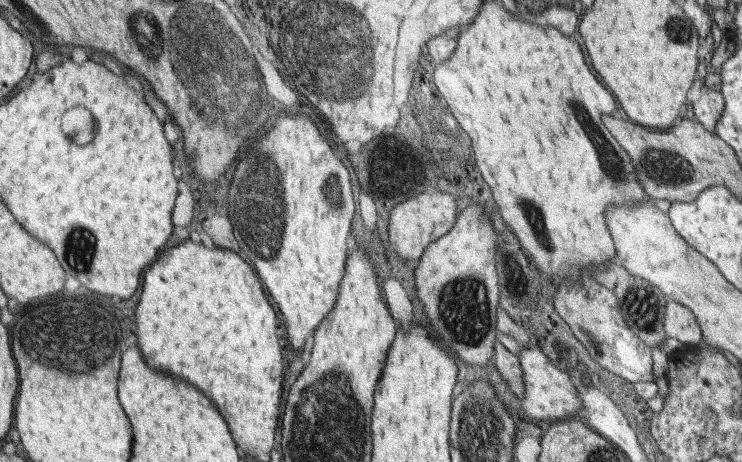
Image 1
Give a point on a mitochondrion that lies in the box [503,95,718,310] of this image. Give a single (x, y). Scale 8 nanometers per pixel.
(669, 169)

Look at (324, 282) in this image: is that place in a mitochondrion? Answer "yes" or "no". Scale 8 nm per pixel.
no

